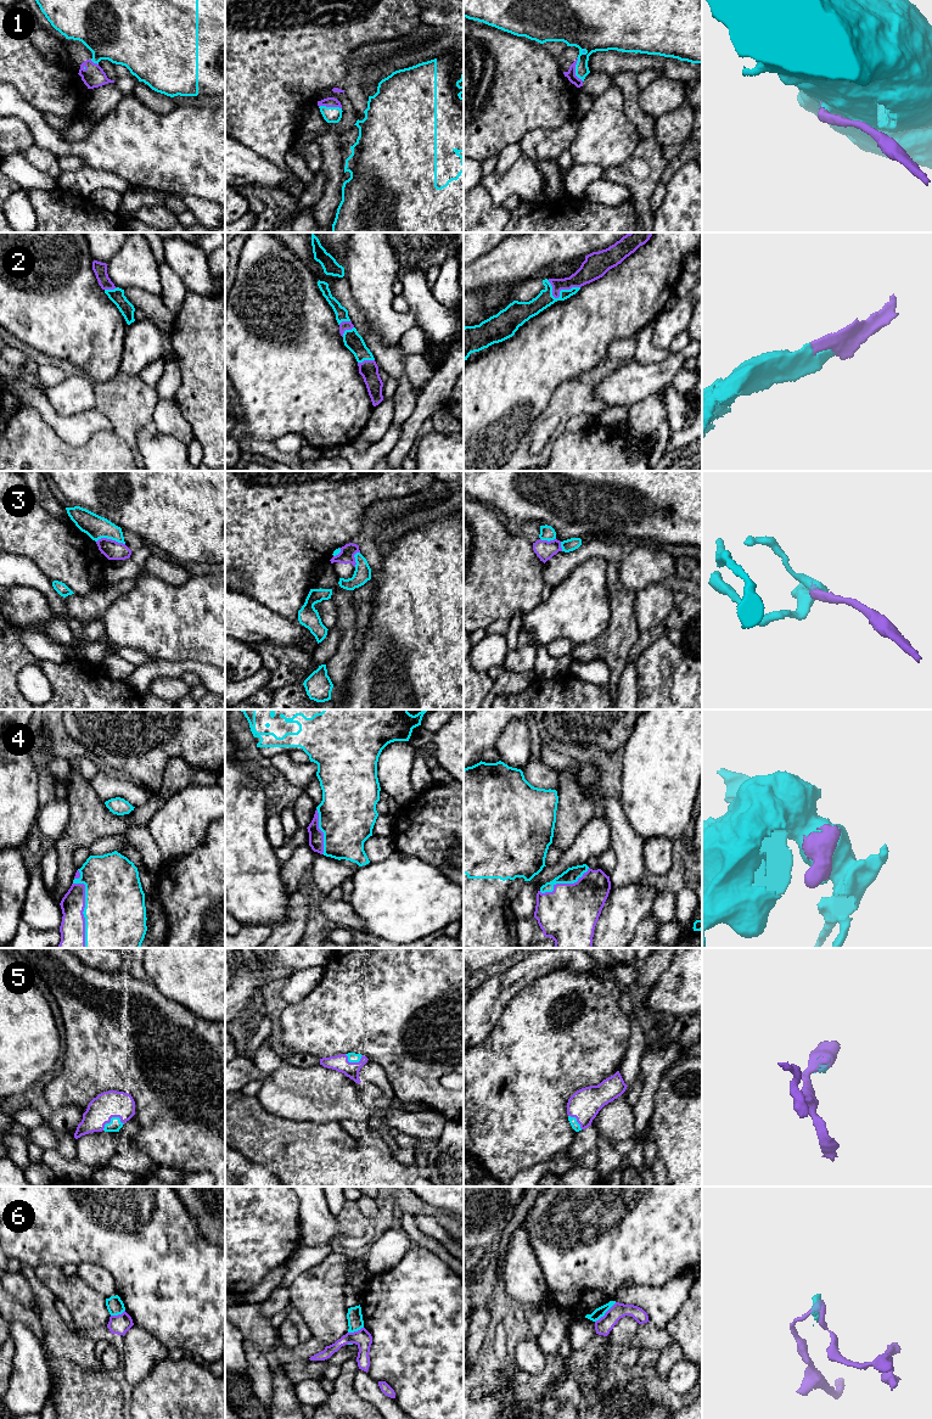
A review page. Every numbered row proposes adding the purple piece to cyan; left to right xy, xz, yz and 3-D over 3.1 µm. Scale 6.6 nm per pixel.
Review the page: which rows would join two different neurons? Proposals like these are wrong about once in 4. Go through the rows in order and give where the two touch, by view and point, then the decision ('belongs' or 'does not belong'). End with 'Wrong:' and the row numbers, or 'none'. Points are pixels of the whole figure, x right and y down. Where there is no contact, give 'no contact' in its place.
1: yz (576, 69) | belongs
2: yz (560, 293) | belongs
3: xy (111, 538) | does not belong
4: xy (84, 910) | belongs
5: xy (111, 1119) | belongs
6: yz (605, 1312) | does not belong
Wrong: 3, 6

